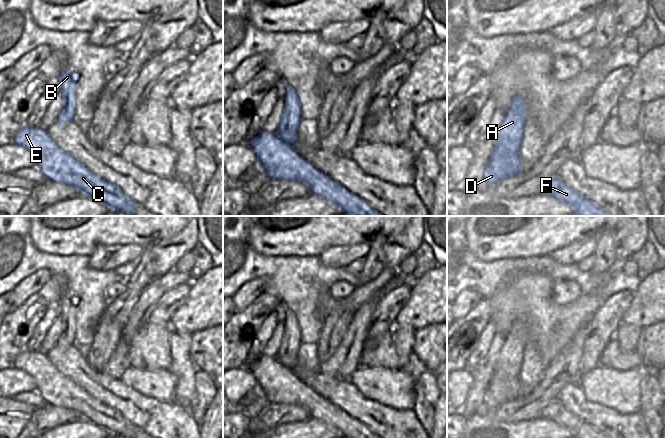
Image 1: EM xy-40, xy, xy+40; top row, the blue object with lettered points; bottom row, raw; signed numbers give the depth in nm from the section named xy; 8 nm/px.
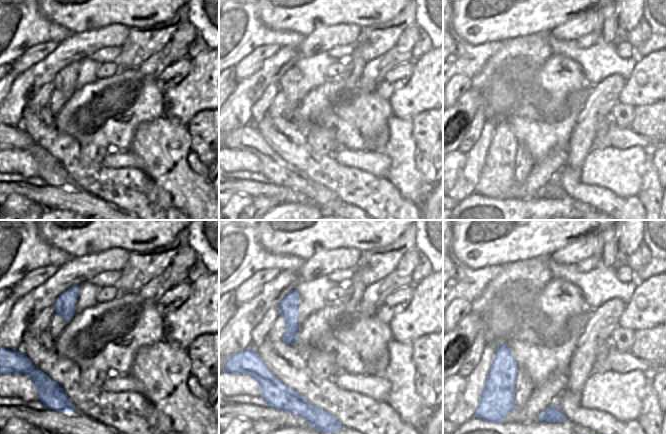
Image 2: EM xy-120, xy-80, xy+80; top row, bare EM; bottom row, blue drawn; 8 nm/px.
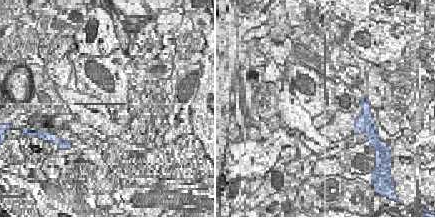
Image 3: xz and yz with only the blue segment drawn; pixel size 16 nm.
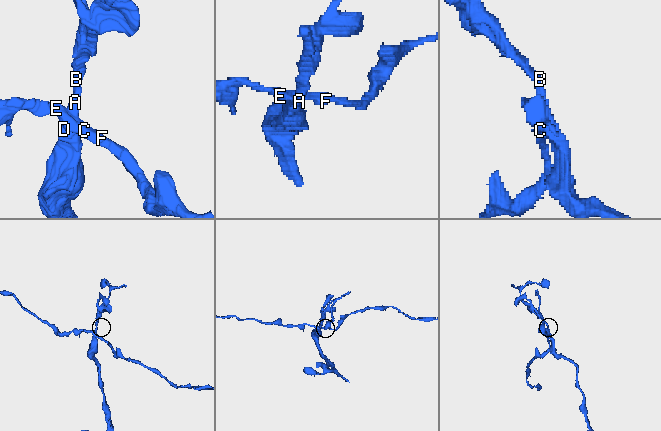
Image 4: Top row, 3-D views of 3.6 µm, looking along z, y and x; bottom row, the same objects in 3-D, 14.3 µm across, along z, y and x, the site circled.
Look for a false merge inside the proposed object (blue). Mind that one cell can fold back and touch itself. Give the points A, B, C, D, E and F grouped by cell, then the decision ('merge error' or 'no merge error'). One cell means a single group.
A B D / C E F; merge error

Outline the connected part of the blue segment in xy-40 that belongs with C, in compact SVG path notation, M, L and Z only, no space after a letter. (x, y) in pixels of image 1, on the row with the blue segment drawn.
M26 124L15 135L13 144L35 155L37 167L47 180L72 186L80 190L83 196L104 204L109 210L133 215L136 201L126 196L118 186L90 172L62 150L46 131Z

